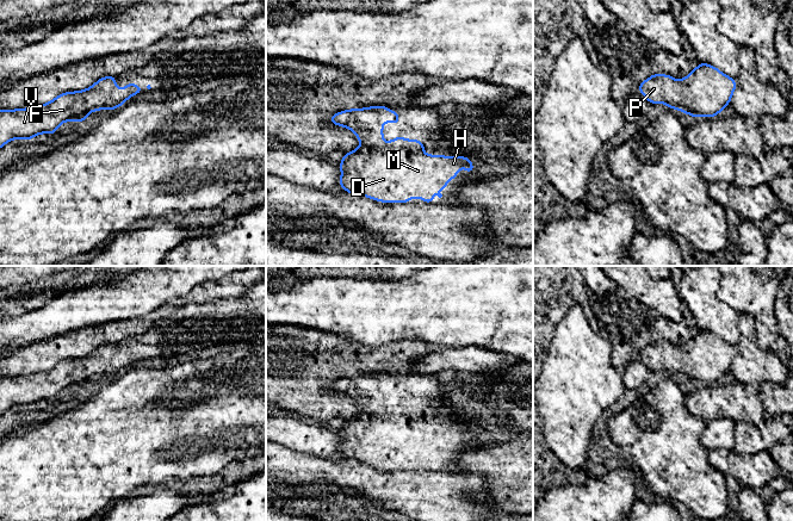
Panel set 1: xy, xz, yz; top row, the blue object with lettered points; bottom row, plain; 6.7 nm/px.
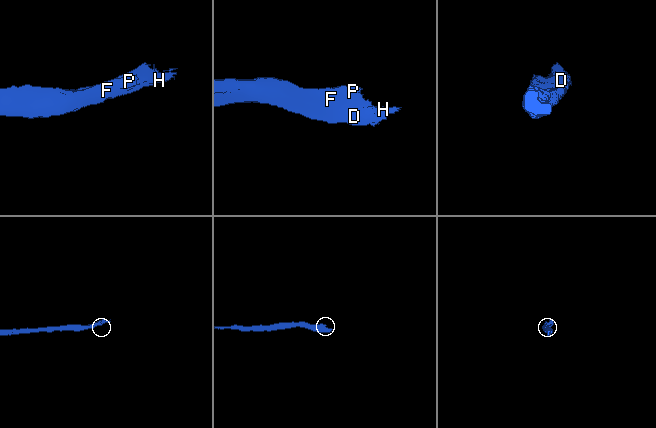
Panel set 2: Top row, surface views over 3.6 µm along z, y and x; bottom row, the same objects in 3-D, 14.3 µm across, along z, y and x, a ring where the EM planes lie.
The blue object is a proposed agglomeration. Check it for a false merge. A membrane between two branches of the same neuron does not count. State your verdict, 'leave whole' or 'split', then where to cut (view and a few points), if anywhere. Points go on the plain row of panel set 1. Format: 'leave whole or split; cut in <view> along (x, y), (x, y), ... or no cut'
leave whole; no cut

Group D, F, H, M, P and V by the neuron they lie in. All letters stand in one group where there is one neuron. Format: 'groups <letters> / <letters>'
groups D F H M P V

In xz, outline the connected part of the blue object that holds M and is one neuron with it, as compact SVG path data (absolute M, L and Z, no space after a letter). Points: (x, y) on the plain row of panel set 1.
M380 372L345 377L329 386L335 392L351 396L361 410L355 417L346 420L337 433L342 438L339 451L351 461L360 461L377 469L409 470L411 465L422 465L425 470L433 471L433 461L436 460L441 465L439 457L446 455L447 448L456 446L459 436L464 434L470 441L475 433L471 426L463 423L427 422L423 420L425 413L417 405L409 408L401 403L386 410L383 405L383 391L390 387L398 391L398 385L396 378Z

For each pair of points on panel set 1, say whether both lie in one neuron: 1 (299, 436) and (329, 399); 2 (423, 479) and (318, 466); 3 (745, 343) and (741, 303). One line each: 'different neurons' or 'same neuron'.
1: different neurons
2: same neuron
3: different neurons

